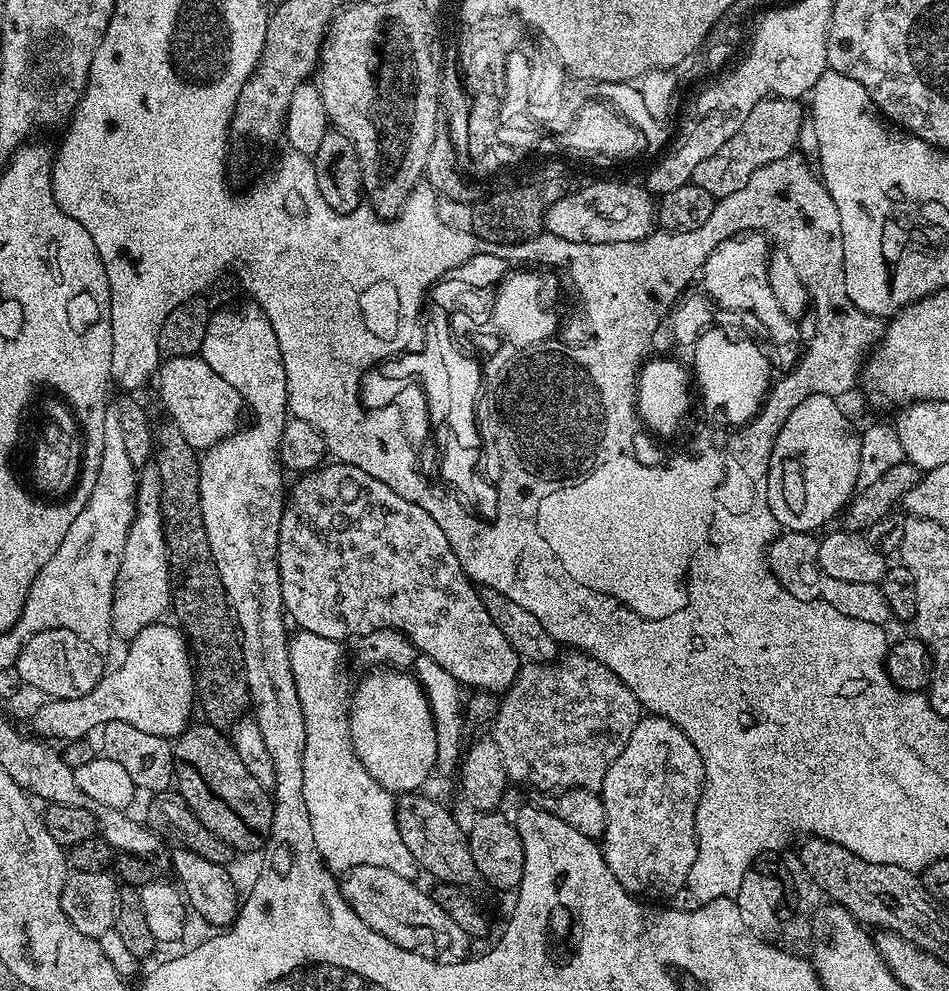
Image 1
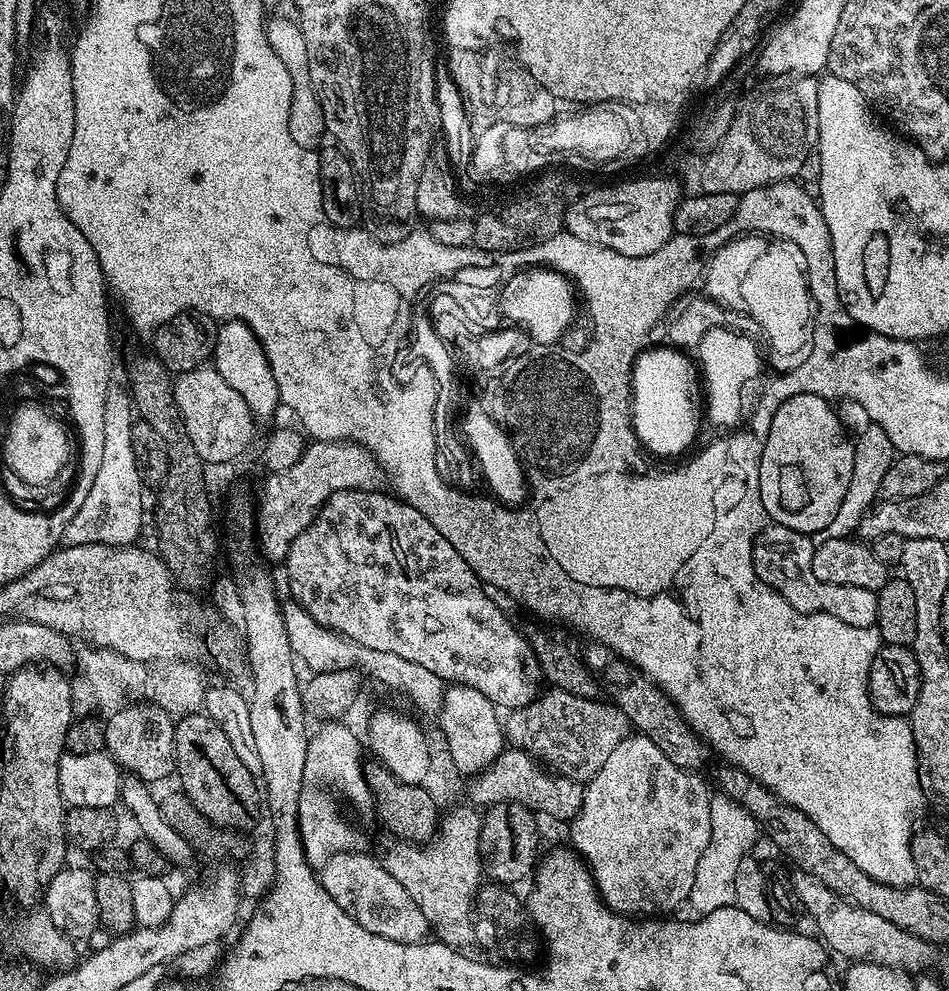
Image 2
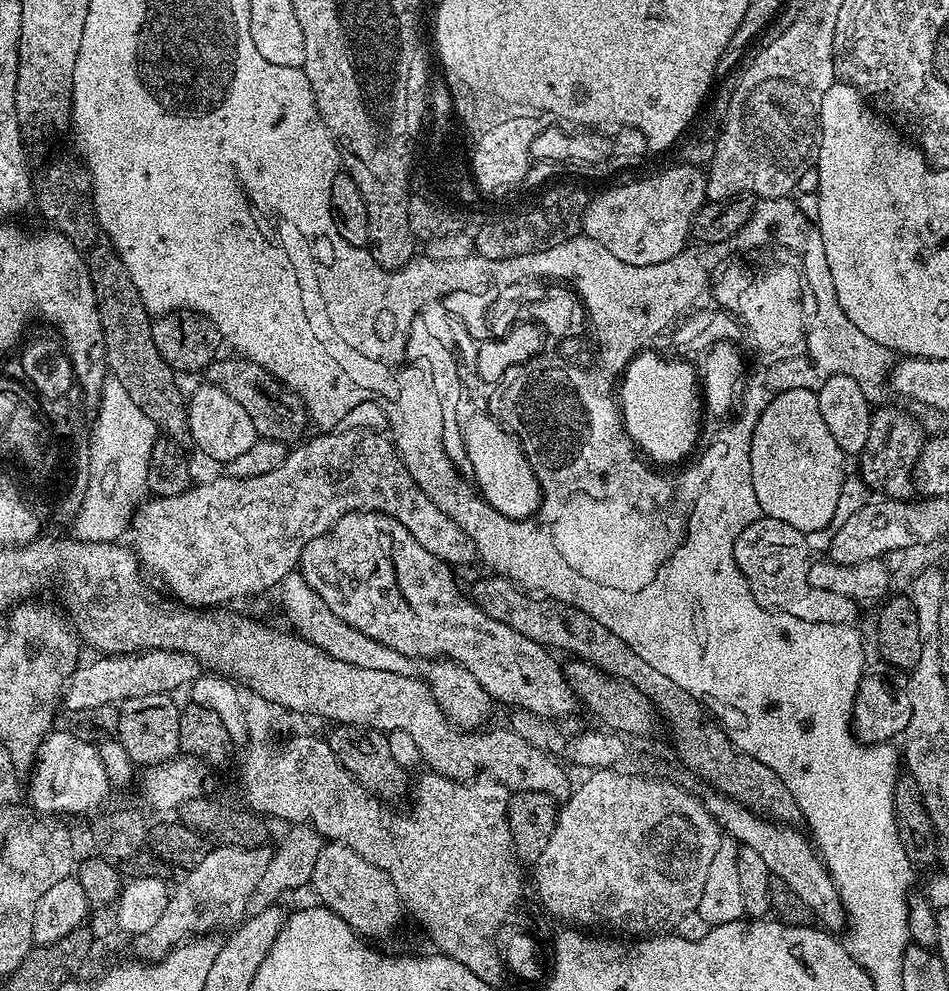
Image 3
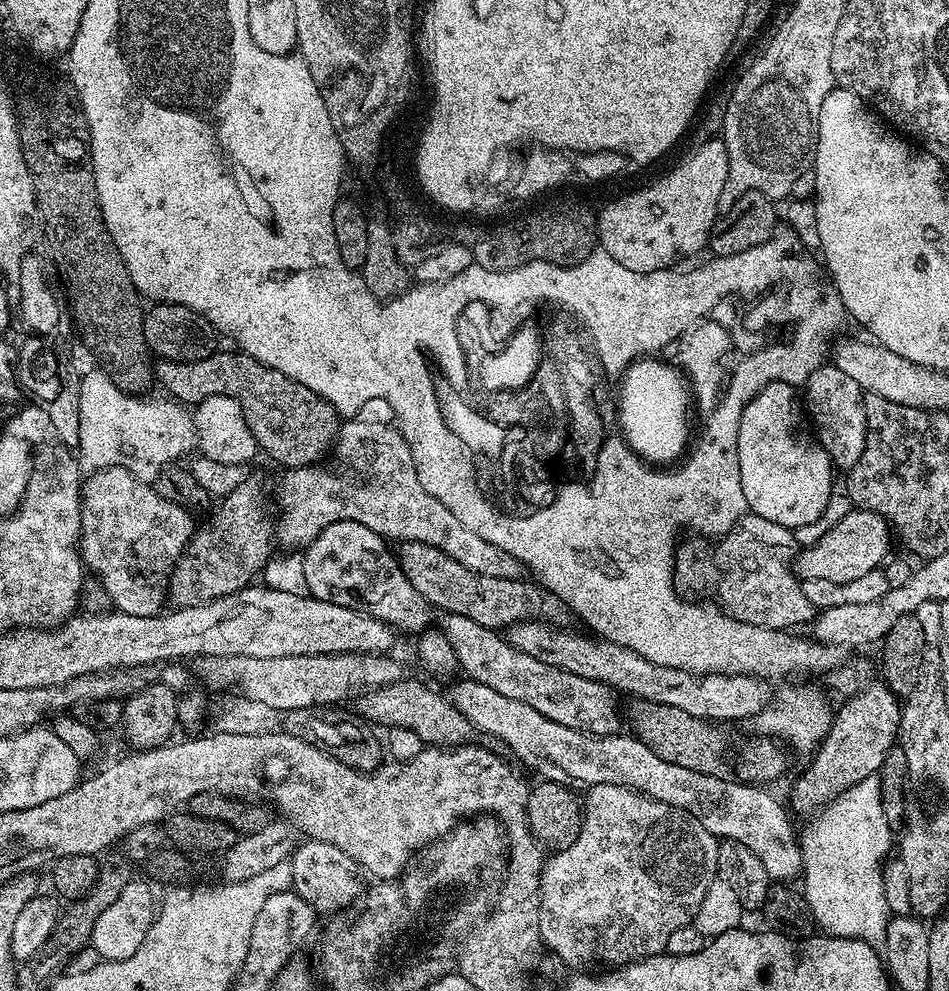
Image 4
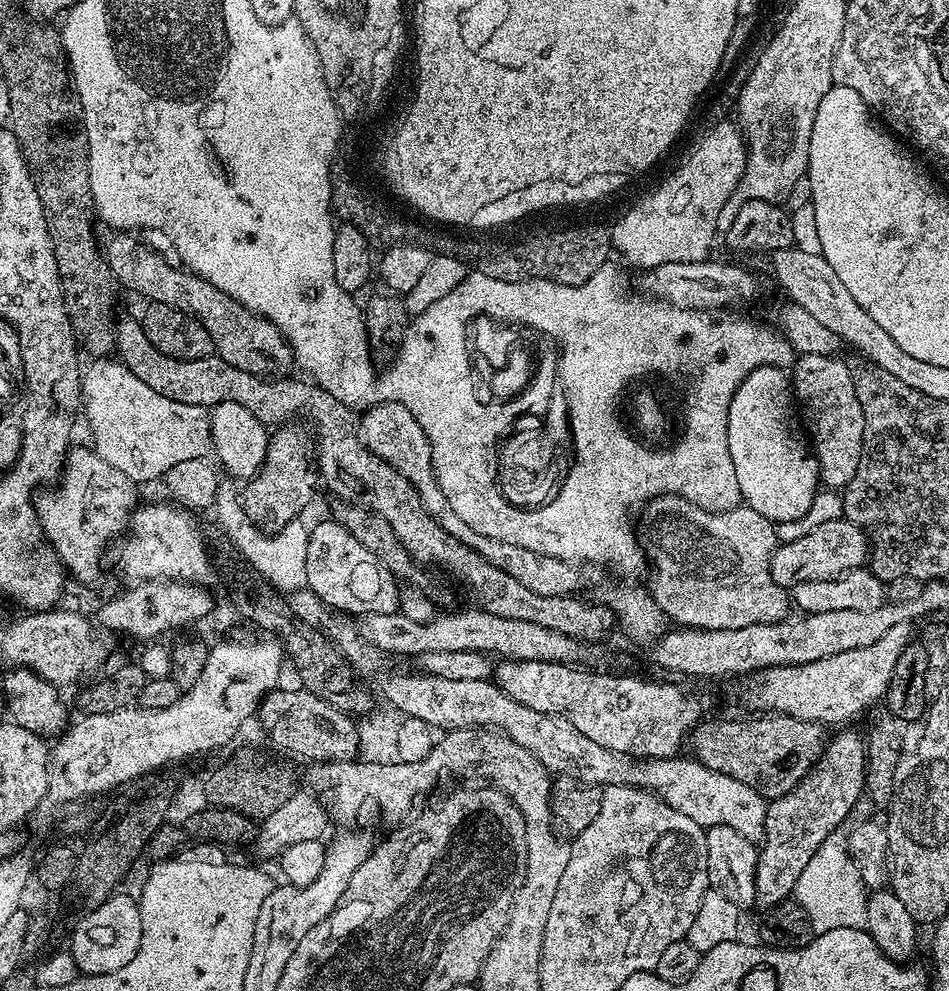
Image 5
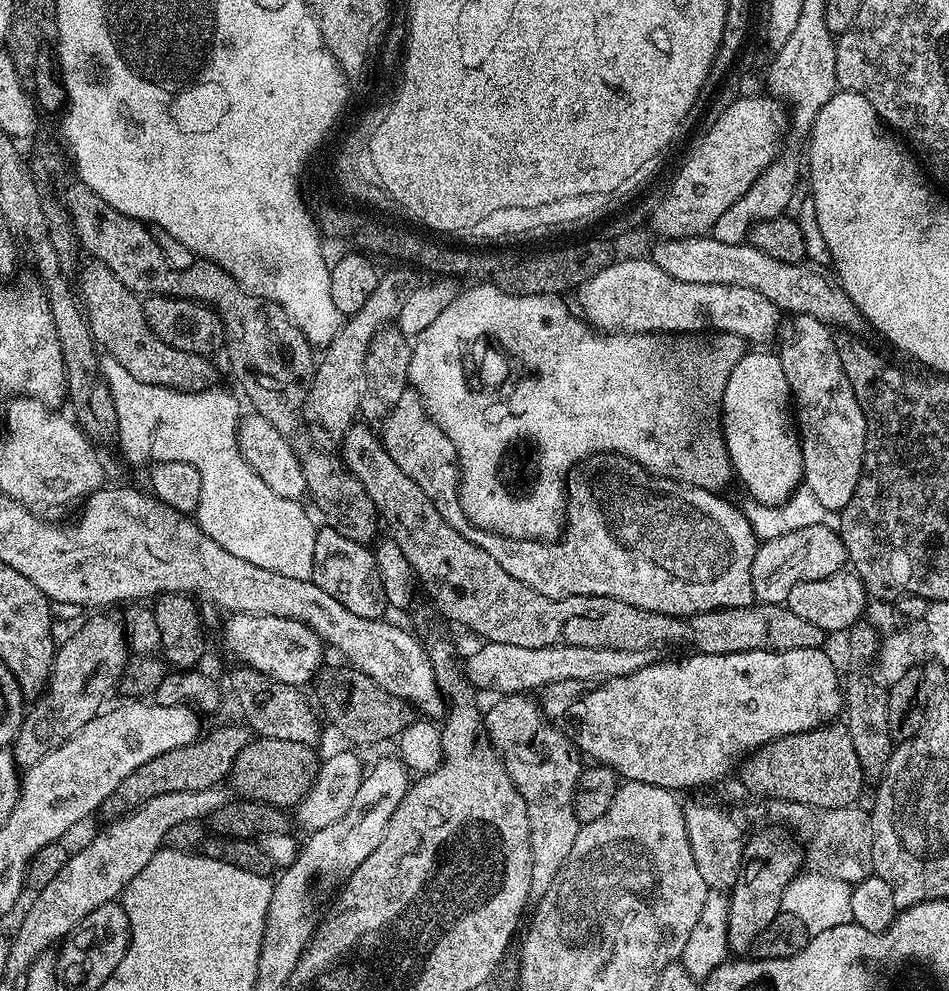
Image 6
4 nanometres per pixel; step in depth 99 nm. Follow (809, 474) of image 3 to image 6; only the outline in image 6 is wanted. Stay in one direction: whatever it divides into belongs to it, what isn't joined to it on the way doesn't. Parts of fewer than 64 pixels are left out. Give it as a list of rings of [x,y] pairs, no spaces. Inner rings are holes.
[[[745,351],[744,357],[732,367],[726,378],[722,399],[722,435],[728,447],[728,457],[732,459],[732,471],[737,481],[744,483],[749,497],[756,498],[760,488],[764,491],[763,503],[781,504],[789,500],[801,487],[804,479],[804,463],[800,449],[800,434],[794,419],[792,391],[786,382],[786,374],[782,371],[782,362],[775,351]]]

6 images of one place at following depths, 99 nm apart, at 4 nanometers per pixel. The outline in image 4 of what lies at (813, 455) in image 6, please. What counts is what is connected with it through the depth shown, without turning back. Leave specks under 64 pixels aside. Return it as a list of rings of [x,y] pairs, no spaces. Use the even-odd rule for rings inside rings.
[[[825,362],[818,370],[814,370],[803,389],[802,400],[806,405],[807,419],[814,429],[816,439],[826,450],[826,454],[830,454],[837,469],[852,468],[854,462],[862,458],[862,450],[866,446],[865,395],[864,389],[858,386],[858,382],[854,382],[854,378],[838,370],[831,362]]]

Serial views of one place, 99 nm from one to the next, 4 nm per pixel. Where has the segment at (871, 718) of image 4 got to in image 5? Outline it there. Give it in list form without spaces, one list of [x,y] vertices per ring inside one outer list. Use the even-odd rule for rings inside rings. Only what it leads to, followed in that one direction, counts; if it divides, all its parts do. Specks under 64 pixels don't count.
[[[840,730],[836,737],[829,739],[815,766],[790,790],[777,800],[767,801],[768,809],[764,819],[764,835],[758,848],[754,890],[756,903],[767,910],[795,893],[802,870],[810,863],[810,858],[827,840],[833,839],[836,827],[851,814],[860,800],[860,792],[865,791],[864,771],[866,770],[866,750],[863,735],[858,731]]]

